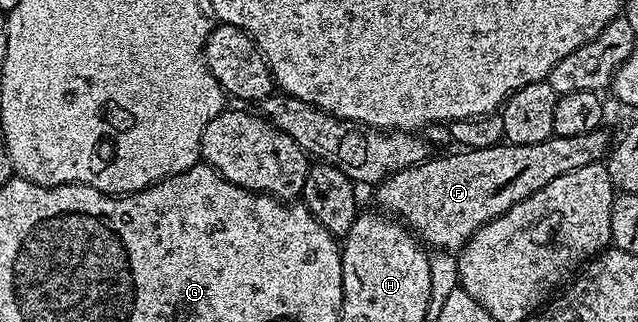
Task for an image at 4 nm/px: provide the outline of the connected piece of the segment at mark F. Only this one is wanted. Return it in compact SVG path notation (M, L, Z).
M608 129L583 132L583 136L554 136L539 144L498 144L478 150L458 149L446 158L430 156L424 162L376 183L377 202L386 215L400 220L426 247L457 252L469 237L515 204L559 176L587 164L601 162L611 146Z

